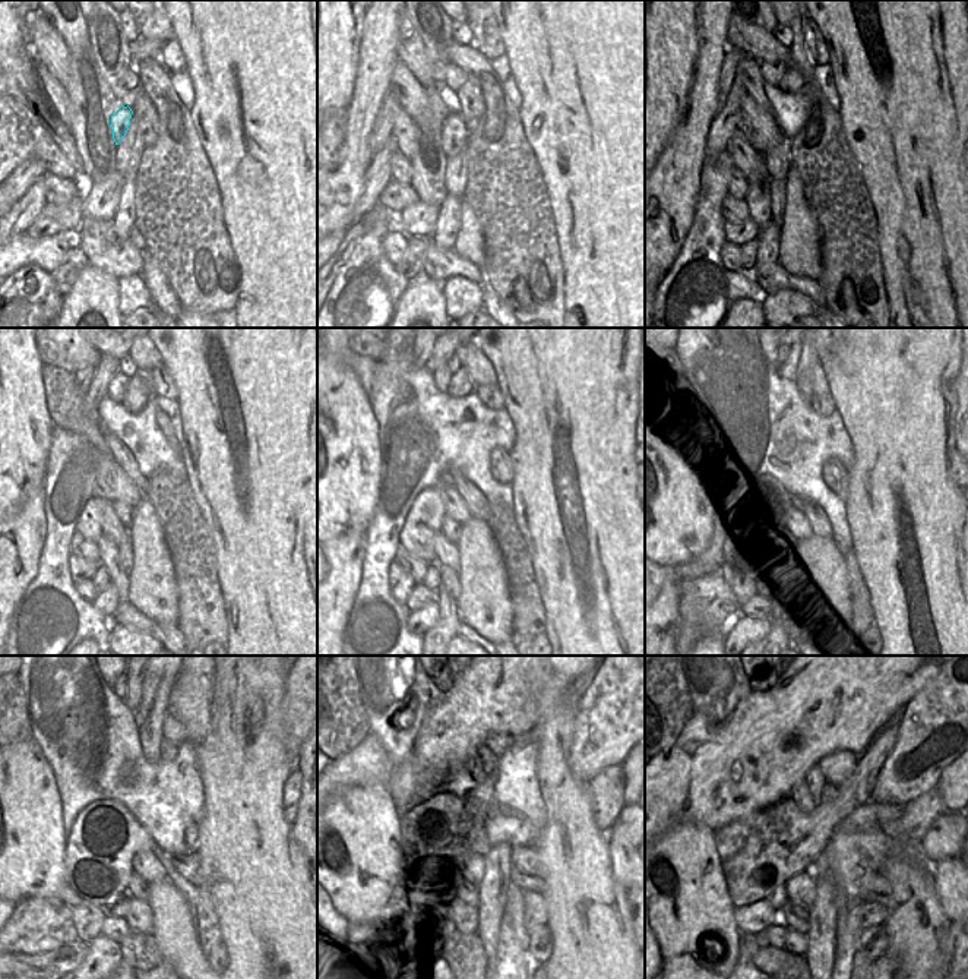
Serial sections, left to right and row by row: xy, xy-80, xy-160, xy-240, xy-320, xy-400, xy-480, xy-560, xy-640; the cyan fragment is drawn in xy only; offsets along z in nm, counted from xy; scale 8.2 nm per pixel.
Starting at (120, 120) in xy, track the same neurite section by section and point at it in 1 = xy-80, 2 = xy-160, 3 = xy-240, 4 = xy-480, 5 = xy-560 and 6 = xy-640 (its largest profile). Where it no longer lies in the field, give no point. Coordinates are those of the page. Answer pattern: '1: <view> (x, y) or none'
1: xy-80 (454, 136)
2: xy-160 (778, 160)
3: xy-240 (123, 511)
4: xy-480 (136, 889)
5: xy-560 (464, 897)
6: xy-640 (794, 916)

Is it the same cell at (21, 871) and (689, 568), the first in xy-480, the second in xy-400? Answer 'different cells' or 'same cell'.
different cells

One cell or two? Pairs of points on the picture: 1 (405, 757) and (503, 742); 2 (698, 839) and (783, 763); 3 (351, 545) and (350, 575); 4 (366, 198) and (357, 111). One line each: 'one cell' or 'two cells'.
1: two cells
2: two cells
3: one cell
4: two cells

